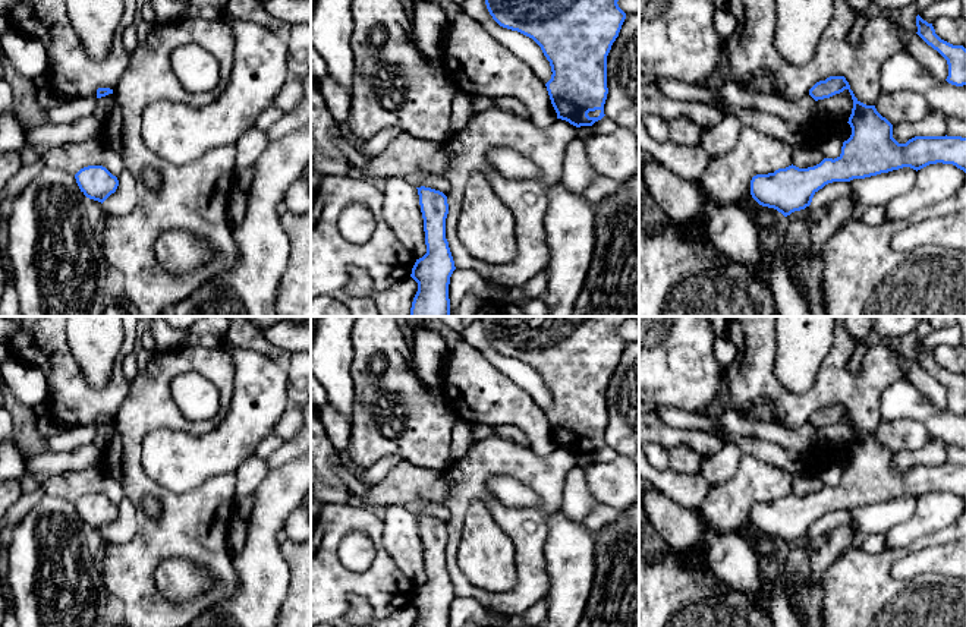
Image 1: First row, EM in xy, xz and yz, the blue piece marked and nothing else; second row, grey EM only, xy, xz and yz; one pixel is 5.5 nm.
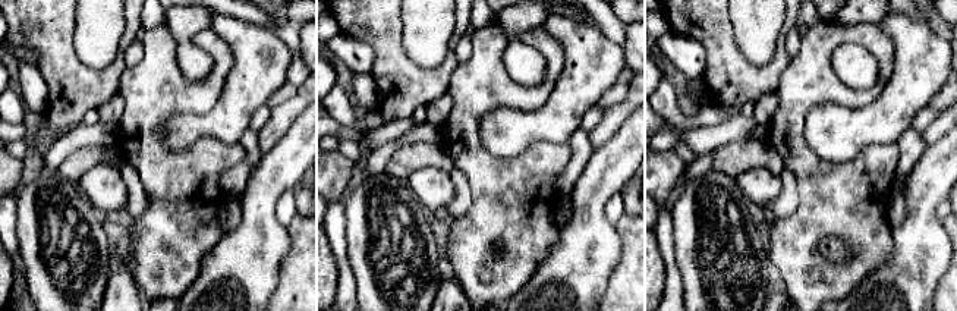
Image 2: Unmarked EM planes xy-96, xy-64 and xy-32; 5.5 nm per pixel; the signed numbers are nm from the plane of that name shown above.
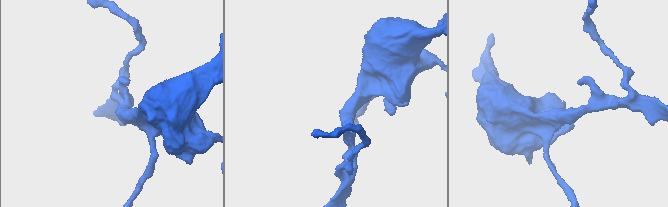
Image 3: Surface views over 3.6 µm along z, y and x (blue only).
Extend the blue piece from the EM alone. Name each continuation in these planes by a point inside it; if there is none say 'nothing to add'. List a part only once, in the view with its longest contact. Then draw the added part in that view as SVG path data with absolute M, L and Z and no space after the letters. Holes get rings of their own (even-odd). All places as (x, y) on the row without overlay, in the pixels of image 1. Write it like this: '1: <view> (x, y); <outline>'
nothing to add

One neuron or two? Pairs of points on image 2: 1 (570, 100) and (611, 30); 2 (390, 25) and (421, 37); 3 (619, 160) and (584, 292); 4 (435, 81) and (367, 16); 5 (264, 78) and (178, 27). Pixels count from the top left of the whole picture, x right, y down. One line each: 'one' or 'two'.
1: two
2: two
3: one
4: one
5: two

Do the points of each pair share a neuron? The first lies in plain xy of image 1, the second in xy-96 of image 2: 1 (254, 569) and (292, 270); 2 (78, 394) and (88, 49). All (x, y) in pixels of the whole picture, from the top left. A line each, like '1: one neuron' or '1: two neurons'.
1: two neurons
2: two neurons

